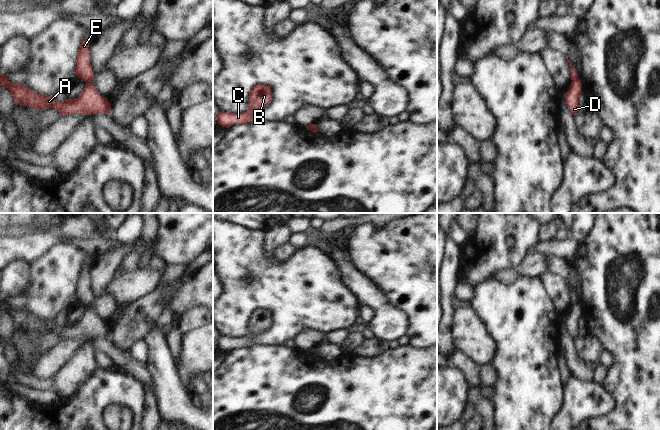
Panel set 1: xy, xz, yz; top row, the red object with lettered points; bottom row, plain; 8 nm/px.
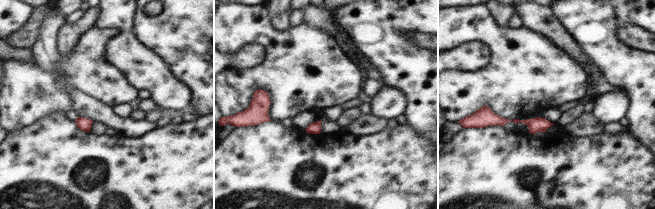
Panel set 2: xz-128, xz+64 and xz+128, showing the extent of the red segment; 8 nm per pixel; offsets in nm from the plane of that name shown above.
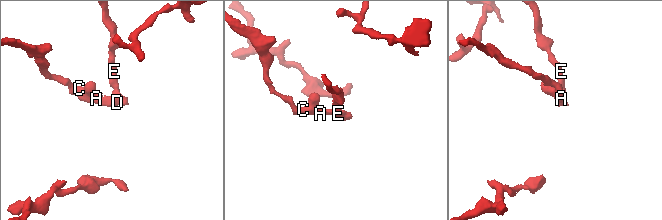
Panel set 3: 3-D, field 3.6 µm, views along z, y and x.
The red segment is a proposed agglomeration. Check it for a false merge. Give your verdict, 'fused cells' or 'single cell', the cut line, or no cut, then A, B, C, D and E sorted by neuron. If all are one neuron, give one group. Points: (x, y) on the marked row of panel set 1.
fused cells; cut yz (578, 78), (572, 81); groups A B C D / E

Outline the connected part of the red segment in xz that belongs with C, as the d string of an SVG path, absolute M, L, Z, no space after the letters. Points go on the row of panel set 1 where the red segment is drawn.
M255 85L249 93L248 111L231 113L220 111L216 121L220 126L229 128L237 124L247 124L259 118L262 110L272 101L272 91L269 86Z

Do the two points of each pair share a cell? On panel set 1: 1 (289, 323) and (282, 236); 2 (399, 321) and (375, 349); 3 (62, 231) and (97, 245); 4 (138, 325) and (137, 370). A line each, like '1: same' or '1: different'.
1: different
2: different
3: different
4: different

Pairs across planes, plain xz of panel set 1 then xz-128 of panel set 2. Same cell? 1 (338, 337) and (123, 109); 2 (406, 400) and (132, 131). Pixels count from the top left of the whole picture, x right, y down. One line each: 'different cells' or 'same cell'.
1: same cell
2: different cells

